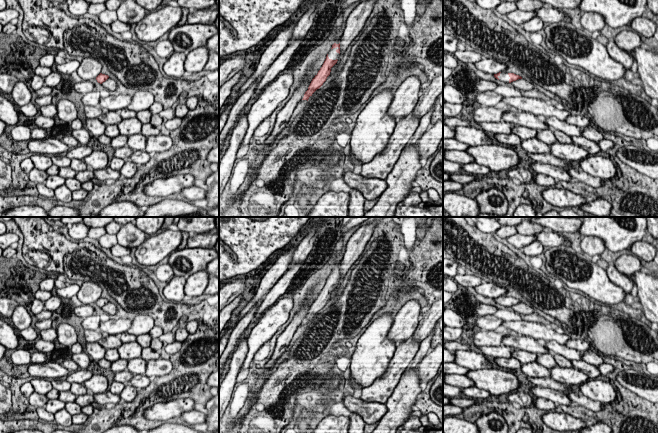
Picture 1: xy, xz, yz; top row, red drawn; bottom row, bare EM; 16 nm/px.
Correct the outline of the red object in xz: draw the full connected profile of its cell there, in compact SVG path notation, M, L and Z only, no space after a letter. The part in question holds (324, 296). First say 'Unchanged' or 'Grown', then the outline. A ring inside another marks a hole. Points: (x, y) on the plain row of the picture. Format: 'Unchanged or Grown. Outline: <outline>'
Grown. Outline: M342 258L338 260L337 263L334 265L334 268L332 269L330 276L327 278L322 291L315 299L315 301L312 303L308 311L308 314L305 316L302 324L308 325L309 321L312 320L312 318L323 309L327 301L330 299L331 292L337 287L337 283L340 279L341 261Z

